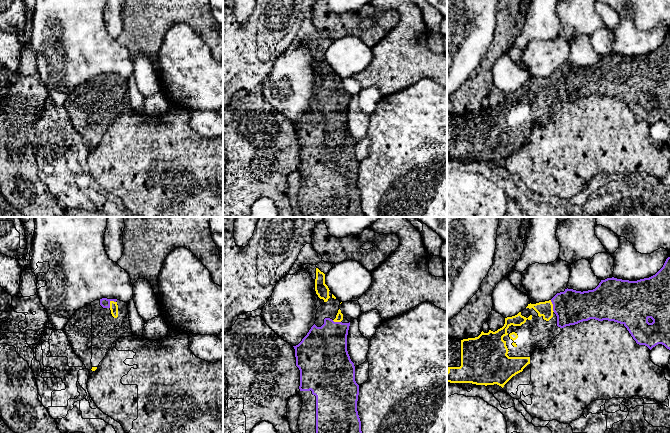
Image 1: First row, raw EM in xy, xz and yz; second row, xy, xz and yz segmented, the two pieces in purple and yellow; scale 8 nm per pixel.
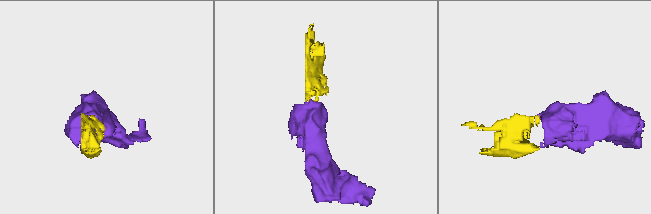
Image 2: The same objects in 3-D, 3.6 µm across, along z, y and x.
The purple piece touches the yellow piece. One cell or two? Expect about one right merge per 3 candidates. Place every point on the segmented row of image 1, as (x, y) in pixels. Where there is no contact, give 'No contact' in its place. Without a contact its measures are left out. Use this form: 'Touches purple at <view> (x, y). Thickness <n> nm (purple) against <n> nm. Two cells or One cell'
Touches purple at xy (109, 302). Thickness 80 nm (purple) against 60 nm. One cell

